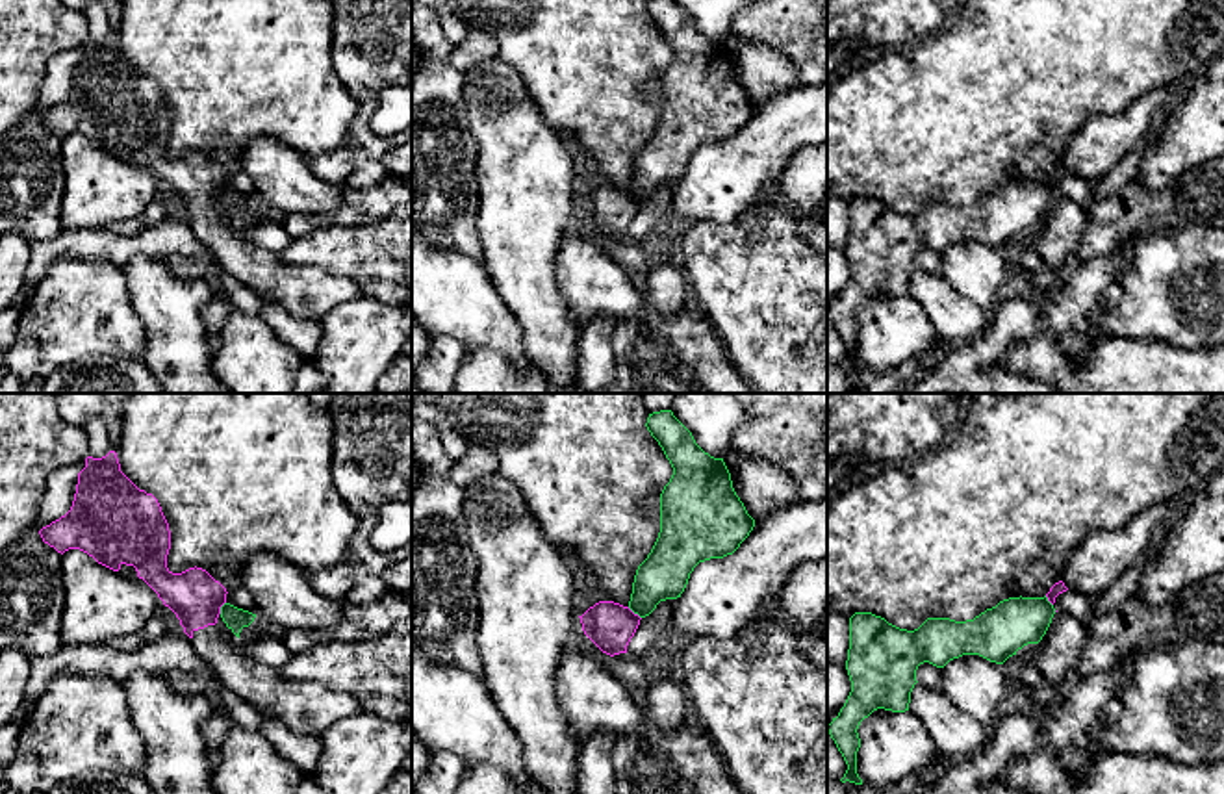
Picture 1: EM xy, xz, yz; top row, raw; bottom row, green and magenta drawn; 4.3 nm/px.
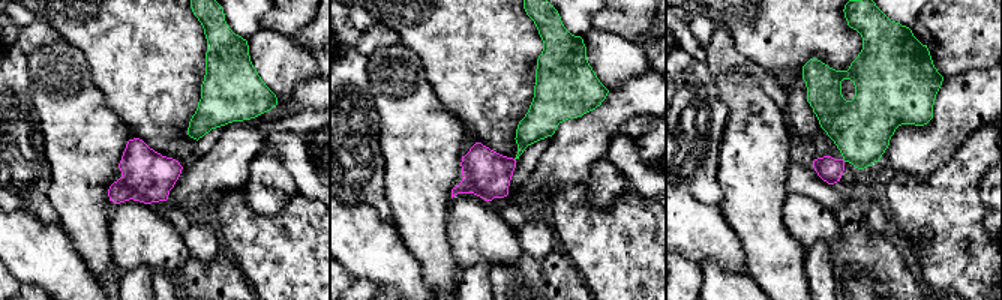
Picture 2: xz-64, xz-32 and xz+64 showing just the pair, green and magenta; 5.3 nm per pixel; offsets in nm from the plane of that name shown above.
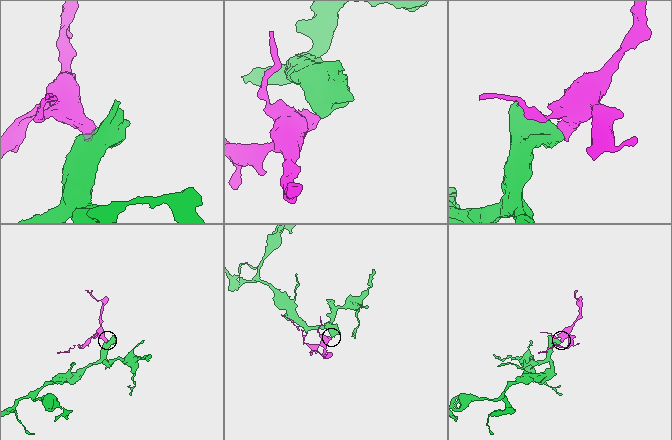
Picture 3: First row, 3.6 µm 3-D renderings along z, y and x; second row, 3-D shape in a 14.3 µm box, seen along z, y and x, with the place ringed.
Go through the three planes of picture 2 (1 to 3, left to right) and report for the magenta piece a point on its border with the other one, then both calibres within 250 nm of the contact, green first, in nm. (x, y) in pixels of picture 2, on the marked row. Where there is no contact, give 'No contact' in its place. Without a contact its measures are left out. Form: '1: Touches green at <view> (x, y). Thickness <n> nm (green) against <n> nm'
1: No contact
2: No contact
3: No contact

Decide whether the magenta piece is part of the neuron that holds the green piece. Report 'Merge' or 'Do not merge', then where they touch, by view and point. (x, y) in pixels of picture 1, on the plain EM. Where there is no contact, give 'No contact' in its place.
Do not merge. Touches green at xz (635, 197)

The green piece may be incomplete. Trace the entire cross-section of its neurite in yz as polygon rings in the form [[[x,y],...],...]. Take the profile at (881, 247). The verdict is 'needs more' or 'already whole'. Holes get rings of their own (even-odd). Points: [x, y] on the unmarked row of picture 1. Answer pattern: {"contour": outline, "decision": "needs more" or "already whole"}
{"contour": [[[1046,180],[1009,182],[966,206],[927,202],[914,215],[899,213],[872,197],[855,197],[849,202],[849,234],[846,245],[851,276],[838,301],[827,310],[831,323],[848,349],[848,354],[840,365],[862,369],[862,364],[857,358],[857,336],[861,332],[857,314],[861,306],[877,293],[892,297],[909,295],[911,276],[918,267],[916,254],[920,249],[929,247],[937,252],[944,252],[950,245],[963,239],[979,239],[990,247],[1003,249],[1024,230],[1039,228],[1046,219],[1053,198],[1055,193]]], "decision": "already whole"}

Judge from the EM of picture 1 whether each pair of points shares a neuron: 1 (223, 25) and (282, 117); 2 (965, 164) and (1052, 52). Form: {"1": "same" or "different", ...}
{"1": "same", "2": "same"}

